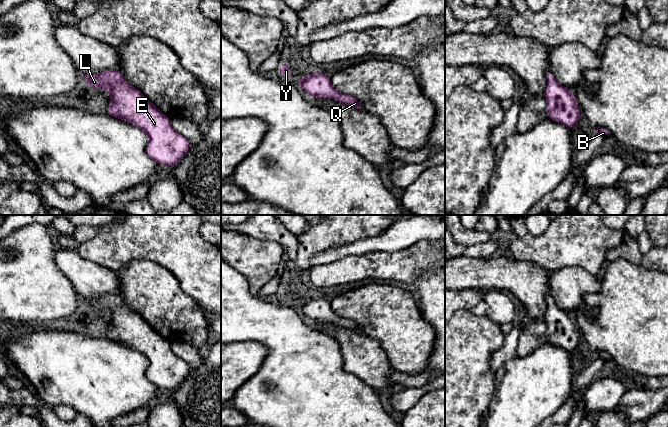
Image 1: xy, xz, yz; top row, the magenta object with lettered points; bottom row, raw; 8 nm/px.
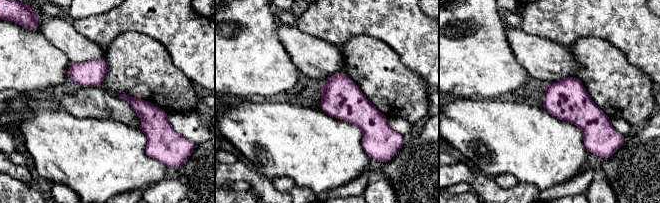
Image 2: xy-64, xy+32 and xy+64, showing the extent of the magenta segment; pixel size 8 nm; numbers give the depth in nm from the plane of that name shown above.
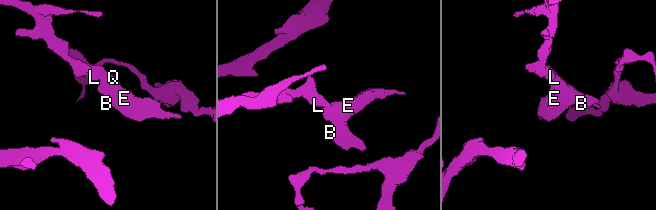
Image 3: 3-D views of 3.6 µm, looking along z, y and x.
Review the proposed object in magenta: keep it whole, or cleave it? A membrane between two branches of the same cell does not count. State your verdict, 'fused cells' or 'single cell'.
single cell

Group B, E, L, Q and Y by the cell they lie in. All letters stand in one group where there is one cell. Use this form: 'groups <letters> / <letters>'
groups B E L Q Y

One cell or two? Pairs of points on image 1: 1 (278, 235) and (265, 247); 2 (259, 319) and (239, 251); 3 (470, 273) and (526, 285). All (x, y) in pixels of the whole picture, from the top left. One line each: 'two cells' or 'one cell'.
1: two cells
2: two cells
3: one cell

